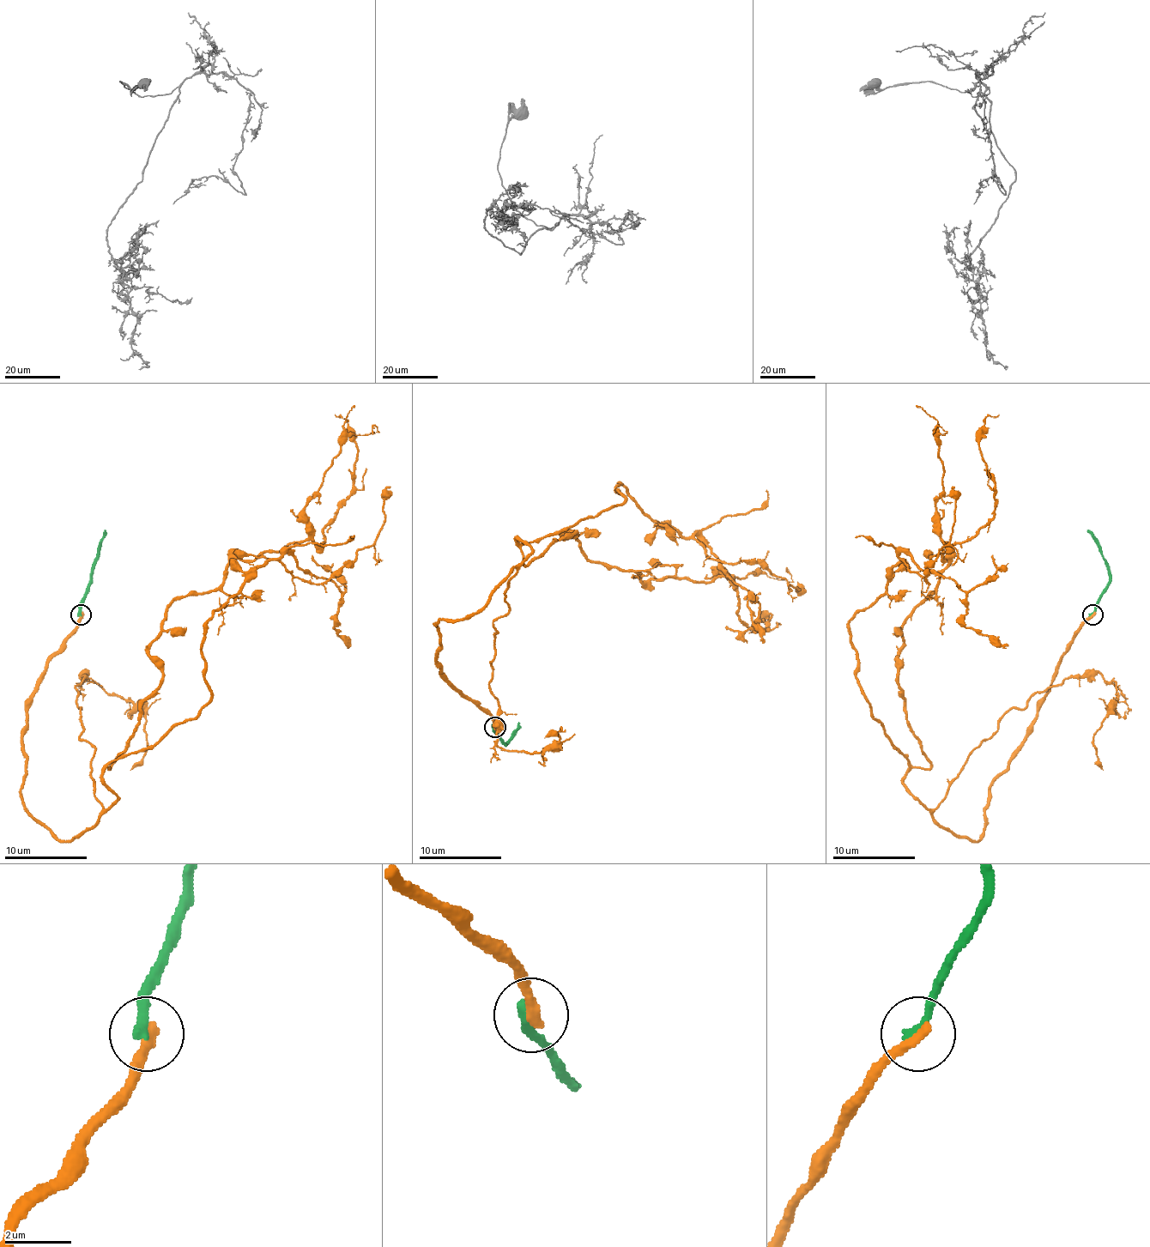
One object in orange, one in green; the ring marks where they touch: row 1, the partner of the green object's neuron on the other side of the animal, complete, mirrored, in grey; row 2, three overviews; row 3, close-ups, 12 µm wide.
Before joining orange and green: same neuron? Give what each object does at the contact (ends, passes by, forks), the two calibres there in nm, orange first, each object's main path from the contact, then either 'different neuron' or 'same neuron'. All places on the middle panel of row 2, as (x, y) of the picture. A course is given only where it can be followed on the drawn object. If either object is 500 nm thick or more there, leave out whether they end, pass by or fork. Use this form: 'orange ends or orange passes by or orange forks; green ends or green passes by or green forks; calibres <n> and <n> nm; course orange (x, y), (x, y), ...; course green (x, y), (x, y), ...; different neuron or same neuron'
orange ends; green ends; calibres 360 and 340 nm; course orange (494, 728), (434, 625), (519, 538), (725, 577), (748, 632); course green (494, 728), (506, 744), (515, 734), (519, 722); different neuron

